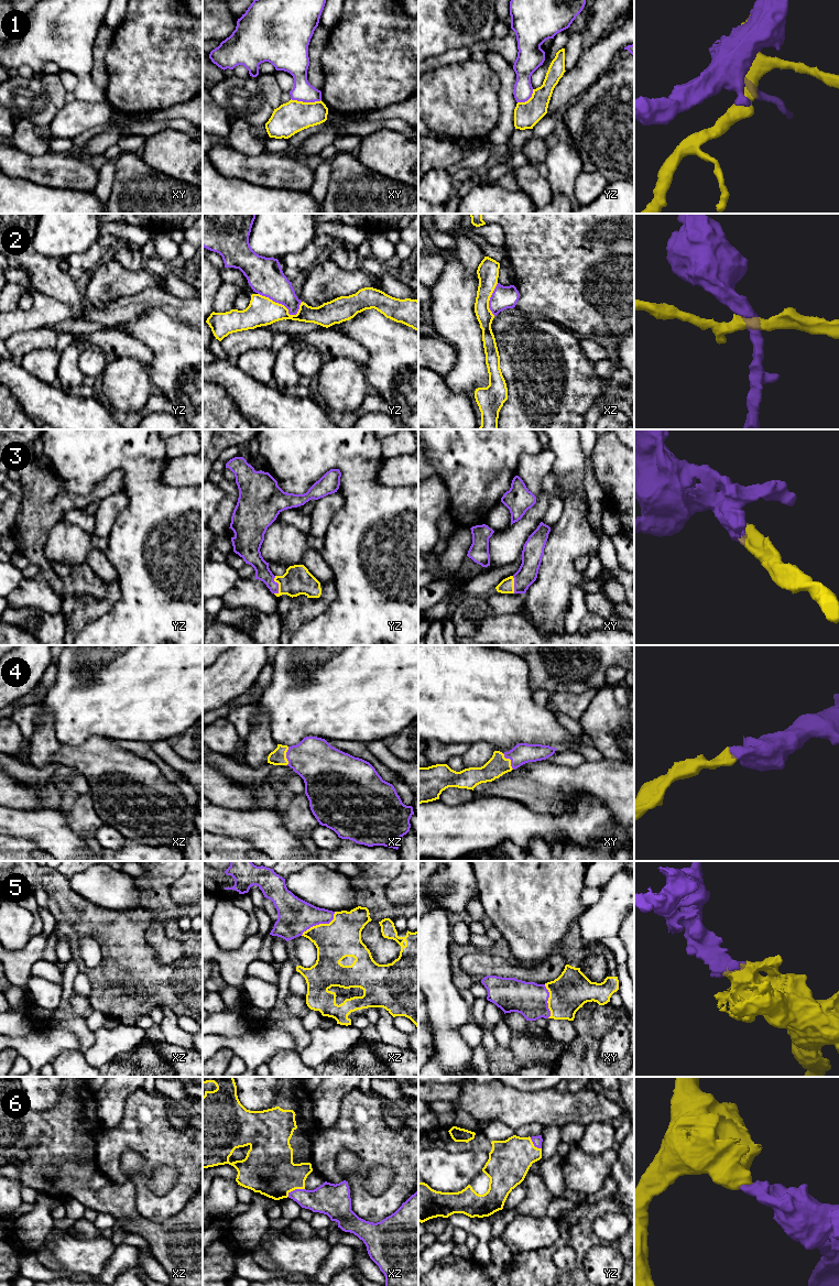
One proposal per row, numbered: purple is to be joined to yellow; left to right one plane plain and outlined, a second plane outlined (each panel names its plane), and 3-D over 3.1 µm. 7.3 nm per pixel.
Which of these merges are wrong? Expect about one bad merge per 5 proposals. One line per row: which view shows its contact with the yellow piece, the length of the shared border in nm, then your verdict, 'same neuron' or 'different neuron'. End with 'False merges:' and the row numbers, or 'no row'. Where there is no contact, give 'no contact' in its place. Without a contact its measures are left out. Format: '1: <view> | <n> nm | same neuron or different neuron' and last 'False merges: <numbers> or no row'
1: xy | 220 nm | different neuron
2: yz | 340 nm | different neuron
3: yz | 140 nm | same neuron
4: xy | 150 nm | same neuron
5: xz | 300 nm | same neuron
6: xz | 140 nm | same neuron
False merges: 1, 2

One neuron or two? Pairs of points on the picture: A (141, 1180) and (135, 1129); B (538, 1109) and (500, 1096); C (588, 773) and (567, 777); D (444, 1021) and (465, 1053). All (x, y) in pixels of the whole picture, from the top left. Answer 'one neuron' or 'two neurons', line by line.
A: one neuron
B: one neuron
C: one neuron
D: one neuron

